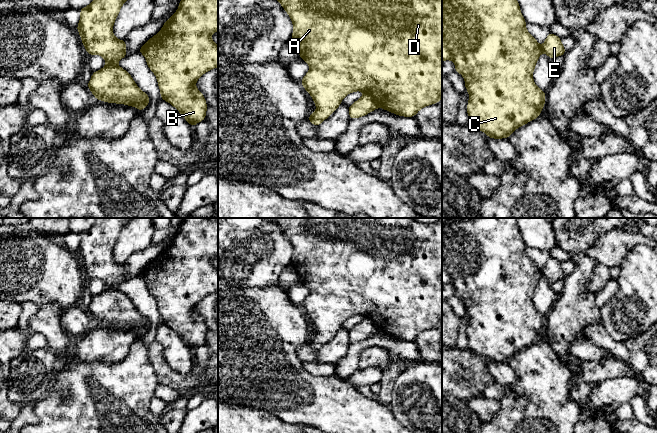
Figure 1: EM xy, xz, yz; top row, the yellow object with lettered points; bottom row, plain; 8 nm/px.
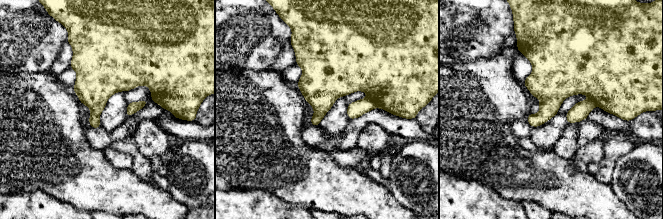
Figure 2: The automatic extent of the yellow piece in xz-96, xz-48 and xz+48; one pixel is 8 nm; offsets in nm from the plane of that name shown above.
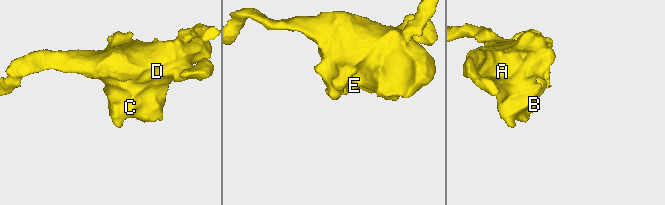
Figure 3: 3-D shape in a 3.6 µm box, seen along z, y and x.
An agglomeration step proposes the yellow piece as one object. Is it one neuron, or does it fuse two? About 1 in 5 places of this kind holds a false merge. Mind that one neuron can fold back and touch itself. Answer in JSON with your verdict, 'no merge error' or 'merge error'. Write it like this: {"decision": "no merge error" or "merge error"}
{"decision": "merge error"}

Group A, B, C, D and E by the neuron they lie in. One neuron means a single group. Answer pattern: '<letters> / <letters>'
A B C D / E

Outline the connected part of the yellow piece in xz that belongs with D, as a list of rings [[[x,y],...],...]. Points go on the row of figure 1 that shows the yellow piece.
[[[277,0],[293,23],[291,40],[296,45],[299,57],[310,67],[301,80],[304,89],[311,95],[316,111],[308,116],[315,126],[320,125],[340,106],[344,97],[355,91],[369,94],[384,110],[398,116],[415,117],[423,107],[442,99],[442,0]]]

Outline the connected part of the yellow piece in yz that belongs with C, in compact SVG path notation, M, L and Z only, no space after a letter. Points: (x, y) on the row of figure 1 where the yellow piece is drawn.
M443 0L442 1L442 62L452 60L455 64L455 71L461 74L465 80L465 88L469 93L467 113L469 125L472 128L483 131L489 138L509 138L519 127L537 119L545 106L546 94L533 80L533 71L539 56L543 52L537 40L526 30L526 20L520 11L517 0Z

